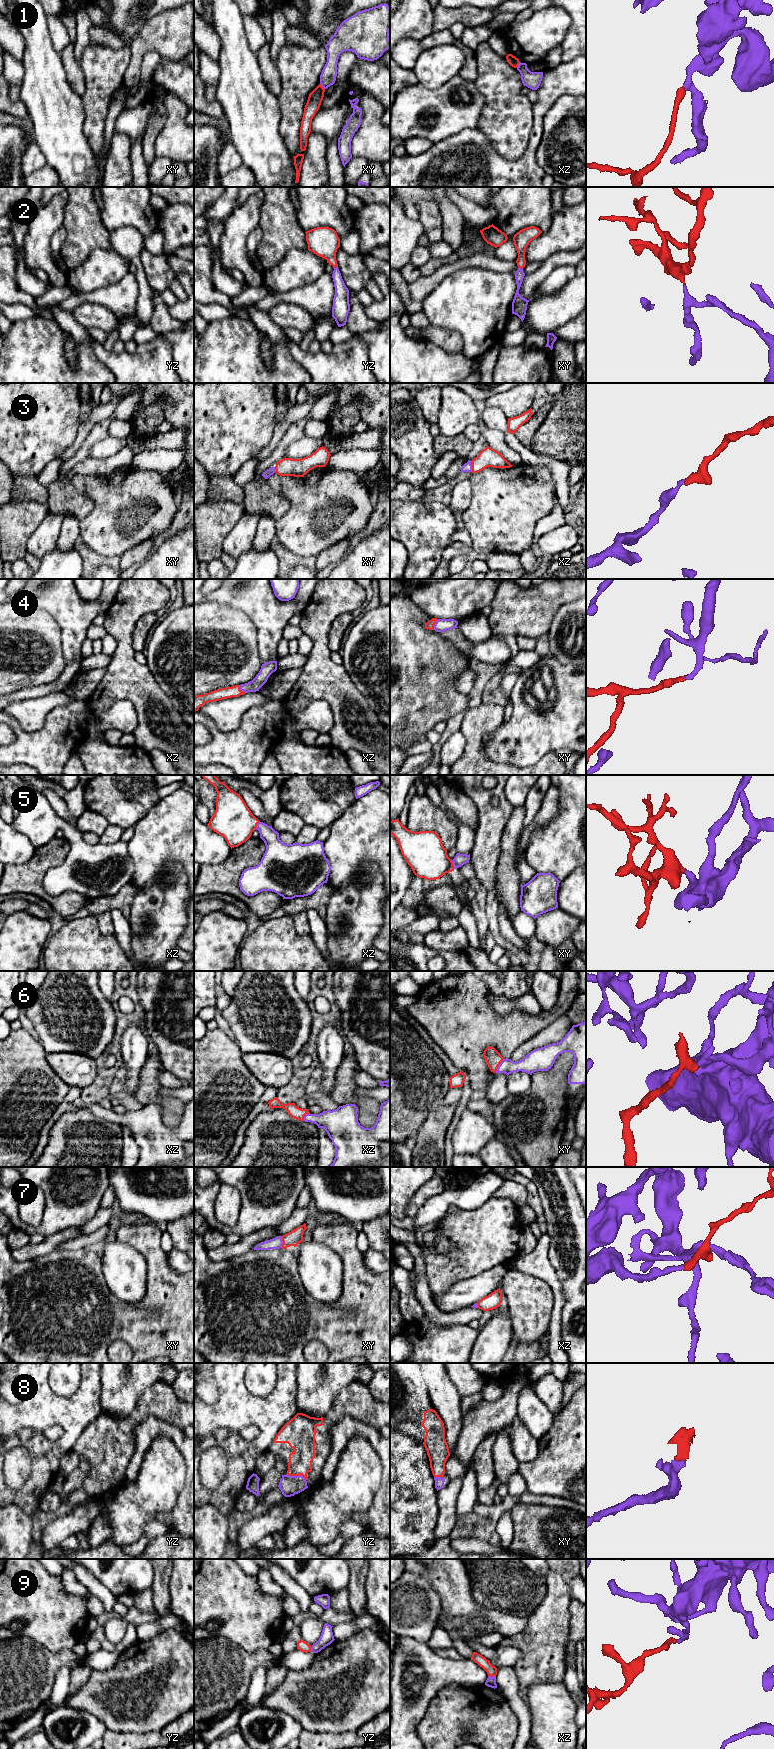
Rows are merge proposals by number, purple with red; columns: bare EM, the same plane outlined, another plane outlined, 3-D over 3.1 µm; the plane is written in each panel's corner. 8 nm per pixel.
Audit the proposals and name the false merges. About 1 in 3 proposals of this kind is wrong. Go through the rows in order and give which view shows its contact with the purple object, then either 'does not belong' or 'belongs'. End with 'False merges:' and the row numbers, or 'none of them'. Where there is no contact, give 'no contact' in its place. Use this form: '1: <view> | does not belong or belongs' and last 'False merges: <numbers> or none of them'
1: xy | does not belong
2: xy | belongs
3: xz | belongs
4: xy | belongs
5: xy | belongs
6: xy | belongs
7: xy | belongs
8: yz | belongs
9: xz | belongs
False merges: 1

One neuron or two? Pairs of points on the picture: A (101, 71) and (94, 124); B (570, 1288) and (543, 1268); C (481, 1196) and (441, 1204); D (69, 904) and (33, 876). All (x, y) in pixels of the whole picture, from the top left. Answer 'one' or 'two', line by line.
A: one
B: two
C: one
D: one

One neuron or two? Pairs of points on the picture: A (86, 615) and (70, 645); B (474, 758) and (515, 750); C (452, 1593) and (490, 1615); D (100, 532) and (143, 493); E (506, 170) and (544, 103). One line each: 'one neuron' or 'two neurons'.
A: one neuron
B: two neurons
C: one neuron
D: one neuron
E: one neuron

